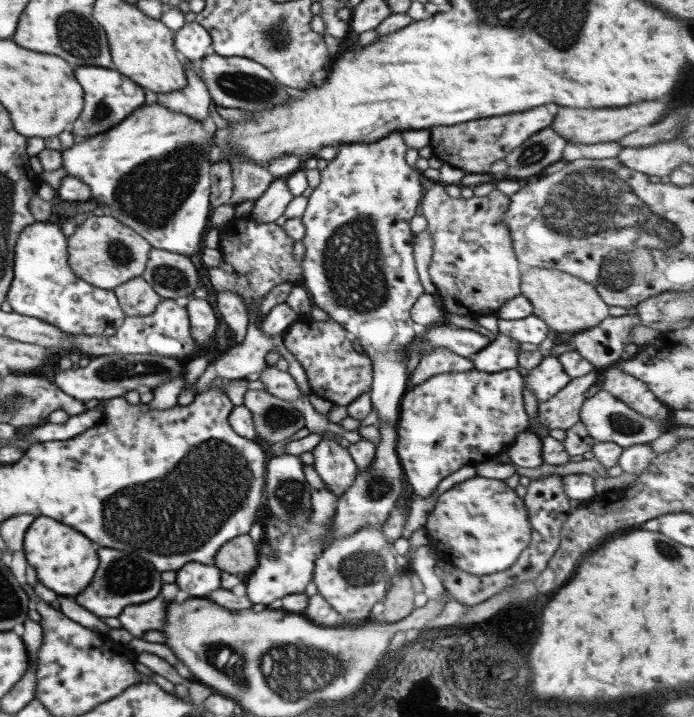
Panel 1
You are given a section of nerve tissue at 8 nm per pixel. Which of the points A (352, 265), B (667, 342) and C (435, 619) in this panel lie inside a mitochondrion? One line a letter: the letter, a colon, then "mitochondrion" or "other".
A: mitochondrion
B: other
C: other

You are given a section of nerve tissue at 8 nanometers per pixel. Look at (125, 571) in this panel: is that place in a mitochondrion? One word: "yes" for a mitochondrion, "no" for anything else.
yes

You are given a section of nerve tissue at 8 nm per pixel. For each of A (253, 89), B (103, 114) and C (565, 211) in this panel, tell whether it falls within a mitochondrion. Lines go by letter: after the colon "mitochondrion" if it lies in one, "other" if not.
A: mitochondrion
B: mitochondrion
C: mitochondrion

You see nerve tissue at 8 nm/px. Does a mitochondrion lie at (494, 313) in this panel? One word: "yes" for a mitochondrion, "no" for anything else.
no

